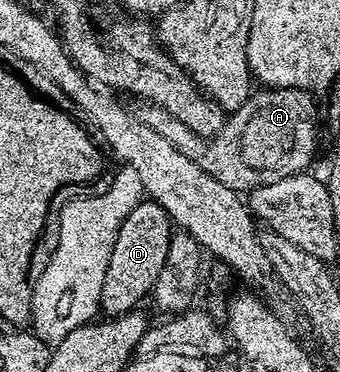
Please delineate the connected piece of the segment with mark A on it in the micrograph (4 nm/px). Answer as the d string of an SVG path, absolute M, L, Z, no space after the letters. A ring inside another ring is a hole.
M267 88L252 91L236 112L224 119L223 128L213 142L204 141L188 127L183 127L173 114L152 105L143 120L162 134L177 150L203 168L218 182L240 194L250 193L260 184L272 184L286 176L297 176L308 171L315 156L315 104L312 93L300 88ZM259 146L281 146L281 154L261 154Z

